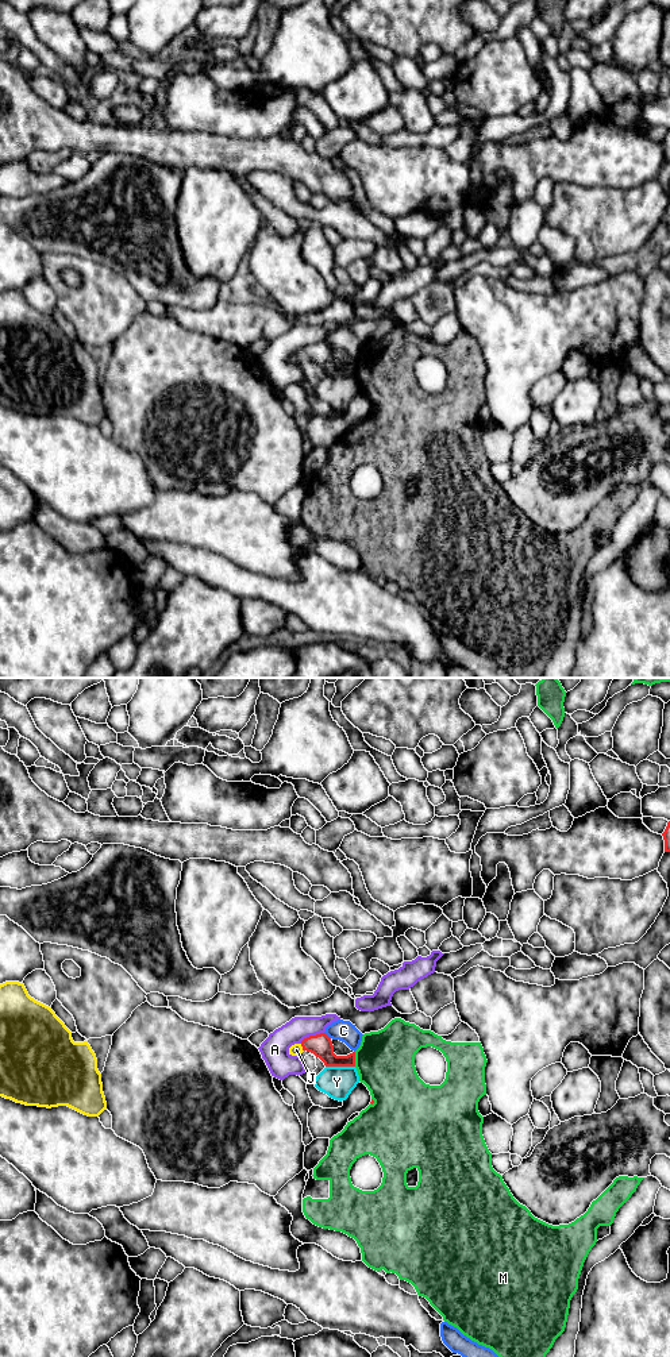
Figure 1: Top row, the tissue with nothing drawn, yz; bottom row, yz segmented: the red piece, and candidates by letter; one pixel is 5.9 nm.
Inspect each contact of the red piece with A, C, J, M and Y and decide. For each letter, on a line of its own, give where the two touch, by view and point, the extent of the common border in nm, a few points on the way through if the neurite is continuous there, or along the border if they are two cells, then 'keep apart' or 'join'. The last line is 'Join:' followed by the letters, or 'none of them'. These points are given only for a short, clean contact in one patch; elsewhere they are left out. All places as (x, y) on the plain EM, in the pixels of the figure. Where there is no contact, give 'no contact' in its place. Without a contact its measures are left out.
A: yz (311, 344) | 160 nm | along yz (323, 340), (307, 344), (300, 351) | keep apart
C: yz (327, 344) | 60 nm | along yz (324, 340), (330, 347) | keep apart
J: yz (303, 357) | 50 nm | across yz (320, 354), (303, 357), (296, 358) | join
M: yz (354, 367) | 90 nm | keep apart
Y: yz (341, 374) | 180 nm | along yz (326, 374), (354, 376) | keep apart
Join: J

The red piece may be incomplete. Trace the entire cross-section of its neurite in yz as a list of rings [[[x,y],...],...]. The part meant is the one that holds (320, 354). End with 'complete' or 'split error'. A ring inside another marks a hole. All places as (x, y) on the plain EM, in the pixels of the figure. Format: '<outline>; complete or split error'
[[[326,342],[309,344],[300,352],[289,356],[289,363],[300,365],[304,359],[319,366],[326,375],[355,375],[355,361],[347,365],[336,365],[331,347]]]; split error

